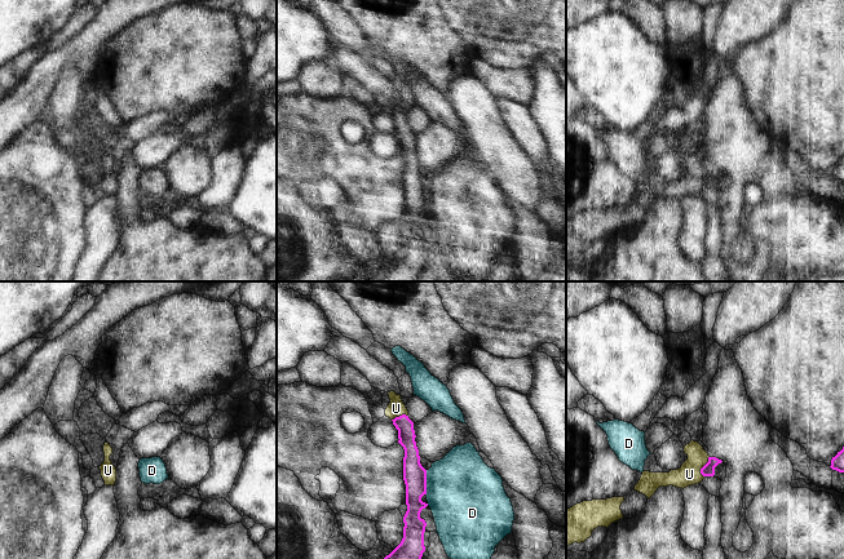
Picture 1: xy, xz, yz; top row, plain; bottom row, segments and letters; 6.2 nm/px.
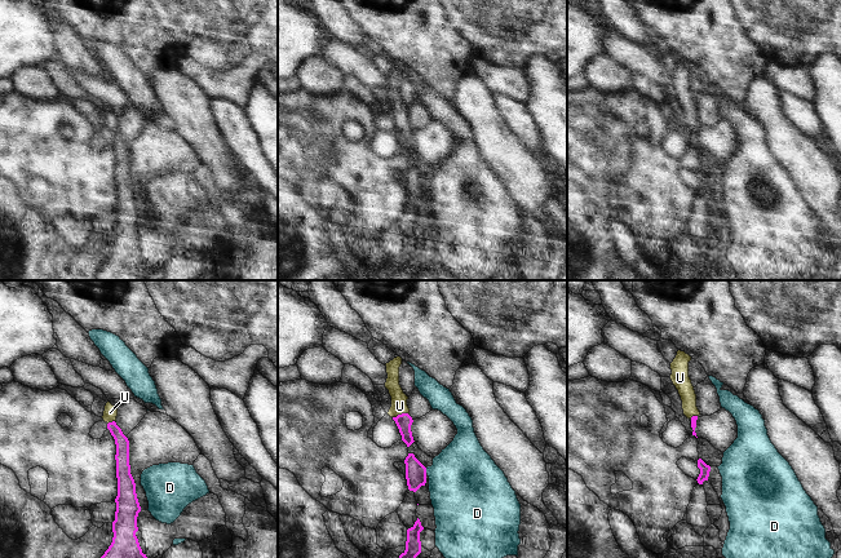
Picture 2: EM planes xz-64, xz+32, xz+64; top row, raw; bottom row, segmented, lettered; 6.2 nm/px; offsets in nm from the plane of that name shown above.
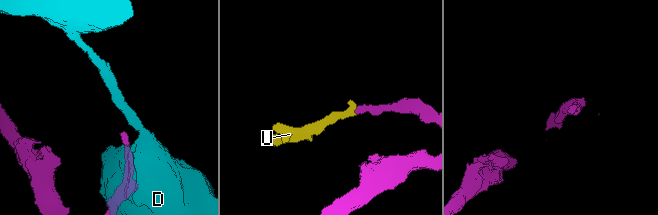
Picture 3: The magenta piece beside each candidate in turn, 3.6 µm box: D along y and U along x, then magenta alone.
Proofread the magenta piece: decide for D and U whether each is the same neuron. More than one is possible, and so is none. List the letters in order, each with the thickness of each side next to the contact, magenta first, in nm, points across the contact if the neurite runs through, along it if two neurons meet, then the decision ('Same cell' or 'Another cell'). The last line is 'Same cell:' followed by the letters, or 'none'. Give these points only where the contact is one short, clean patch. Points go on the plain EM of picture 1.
D: Thickness 140 nm (magenta) against 460 nm. Boundary: xz (425, 181), (427, 204). Another cell
U: Thickness 80 nm (magenta) against 140 nm. Path across: yz (708, 180), (703, 177), (697, 177), (689, 185). Same cell
Same cell: U

